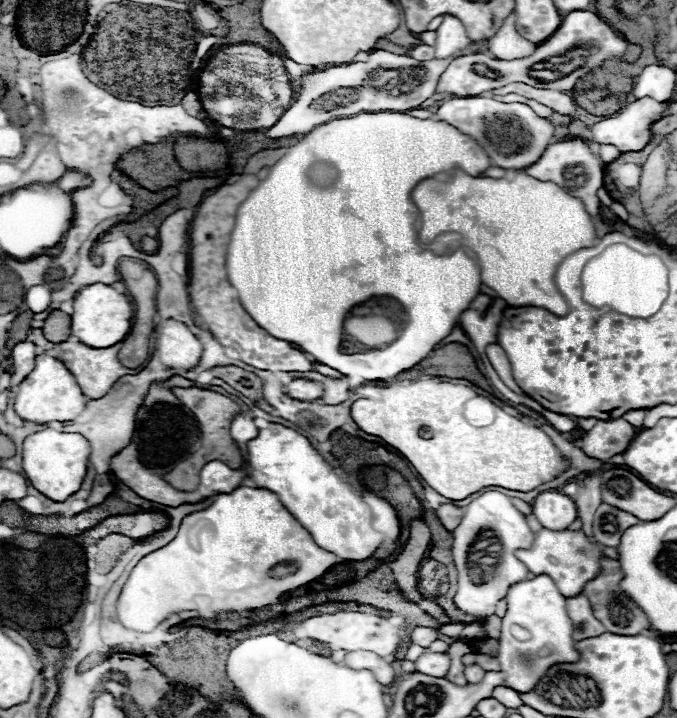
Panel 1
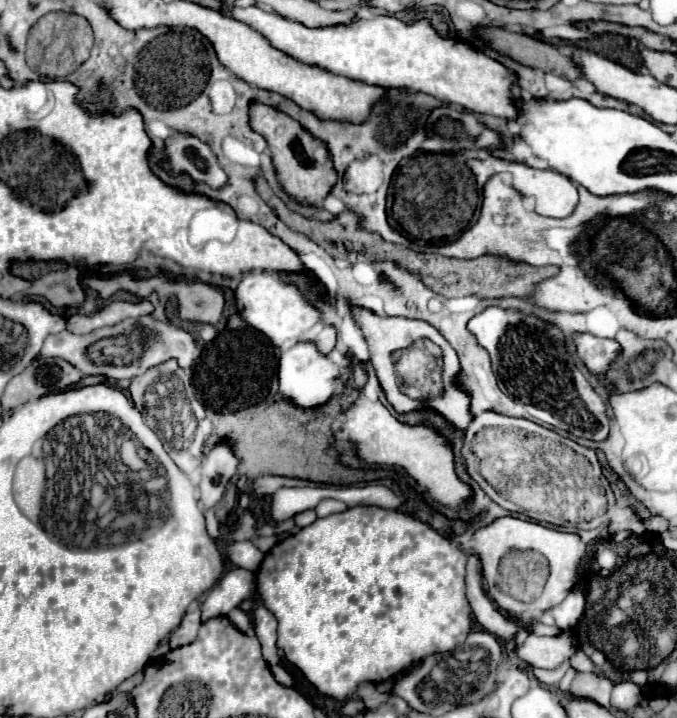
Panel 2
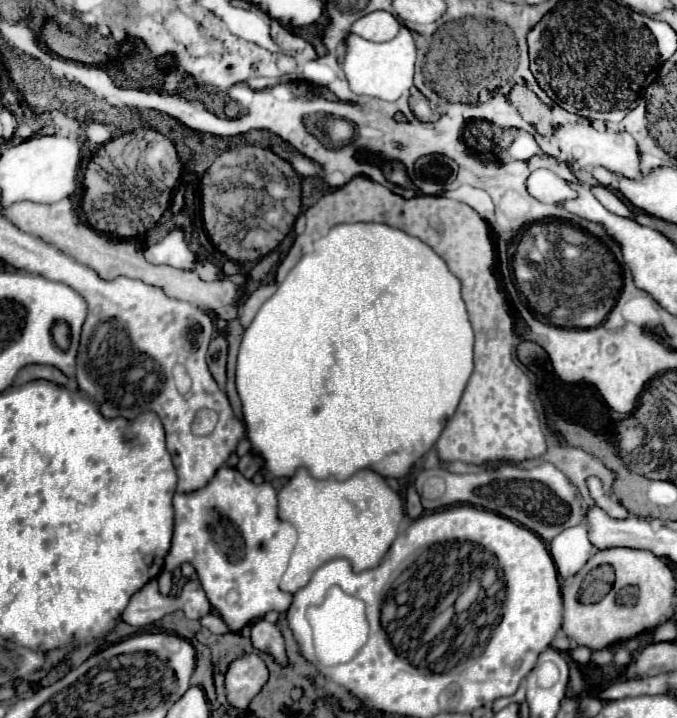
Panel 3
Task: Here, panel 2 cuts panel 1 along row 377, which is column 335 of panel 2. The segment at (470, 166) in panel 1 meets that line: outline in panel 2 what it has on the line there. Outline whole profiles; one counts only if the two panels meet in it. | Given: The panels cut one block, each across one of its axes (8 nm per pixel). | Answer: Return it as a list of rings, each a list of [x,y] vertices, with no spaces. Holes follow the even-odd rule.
[[[306,340],[294,344],[290,350],[286,350],[280,356],[278,366],[278,380],[280,380],[280,394],[284,400],[288,400],[296,408],[318,408],[326,404],[332,396],[342,394],[346,390],[346,382],[350,378],[348,360],[338,354],[336,350],[330,354],[322,354],[316,346],[316,342]]]

